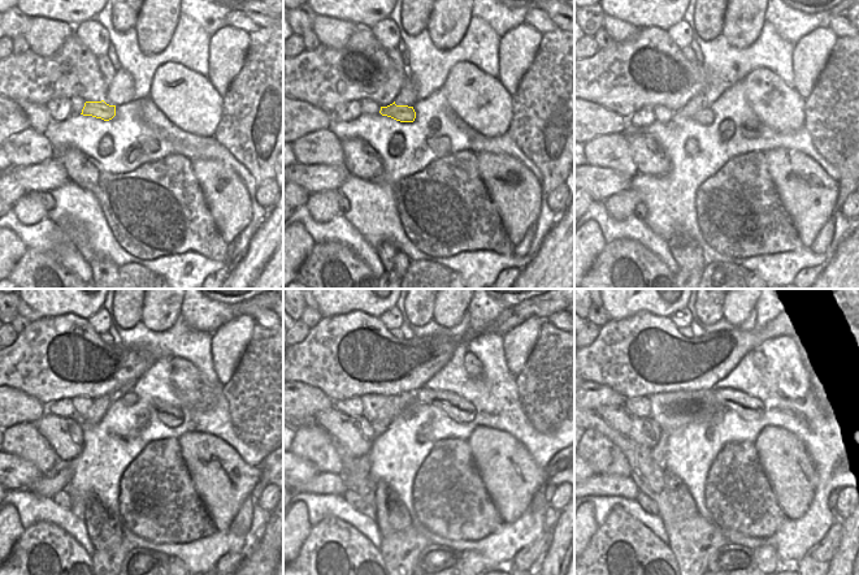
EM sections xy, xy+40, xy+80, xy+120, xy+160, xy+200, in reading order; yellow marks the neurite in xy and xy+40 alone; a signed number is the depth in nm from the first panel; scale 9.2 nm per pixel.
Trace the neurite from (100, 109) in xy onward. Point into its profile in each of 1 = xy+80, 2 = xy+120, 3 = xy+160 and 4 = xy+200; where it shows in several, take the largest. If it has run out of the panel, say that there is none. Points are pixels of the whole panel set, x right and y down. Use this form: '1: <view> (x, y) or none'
1: xy+80 (705, 116)
2: xy+120 (130, 397)
3: xy+160 (460, 410)
4: xy+200 (749, 409)

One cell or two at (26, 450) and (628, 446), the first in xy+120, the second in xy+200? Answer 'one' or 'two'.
two

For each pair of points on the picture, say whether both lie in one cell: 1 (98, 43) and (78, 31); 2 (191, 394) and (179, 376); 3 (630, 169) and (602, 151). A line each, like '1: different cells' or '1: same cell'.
1: same cell
2: same cell
3: same cell

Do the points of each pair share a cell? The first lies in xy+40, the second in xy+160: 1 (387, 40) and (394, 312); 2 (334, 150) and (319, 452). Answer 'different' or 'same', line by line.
1: same
2: same

